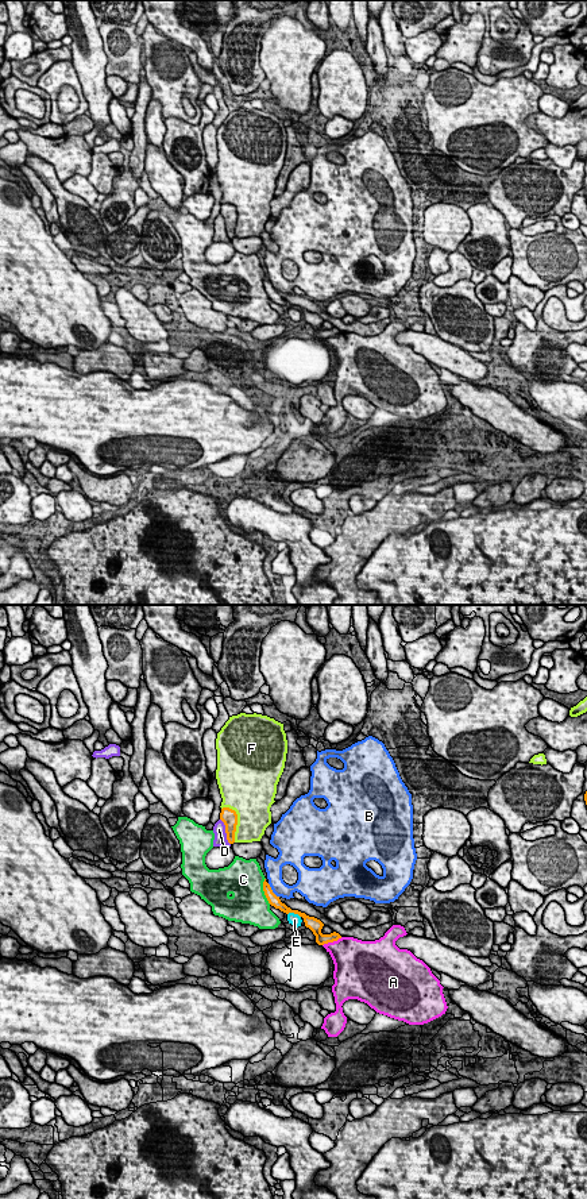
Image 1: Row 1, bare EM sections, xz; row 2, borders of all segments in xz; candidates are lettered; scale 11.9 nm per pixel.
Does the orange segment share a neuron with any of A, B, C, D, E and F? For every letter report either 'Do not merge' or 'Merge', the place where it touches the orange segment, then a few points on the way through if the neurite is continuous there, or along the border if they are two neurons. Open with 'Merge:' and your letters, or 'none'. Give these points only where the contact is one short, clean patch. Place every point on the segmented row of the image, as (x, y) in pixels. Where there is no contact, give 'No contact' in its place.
Merge: none
A: Do not merge. Touches orange at xz (332, 941)
B: Do not merge. Touches orange at xz (271, 890)
C: Do not merge. Touches orange at xz (263, 890)
D: Do not merge. Touches orange at xz (226, 832)
E: Do not merge. Touches orange at xz (294, 913)
F: Do not merge. Touches orange at xz (236, 821)

